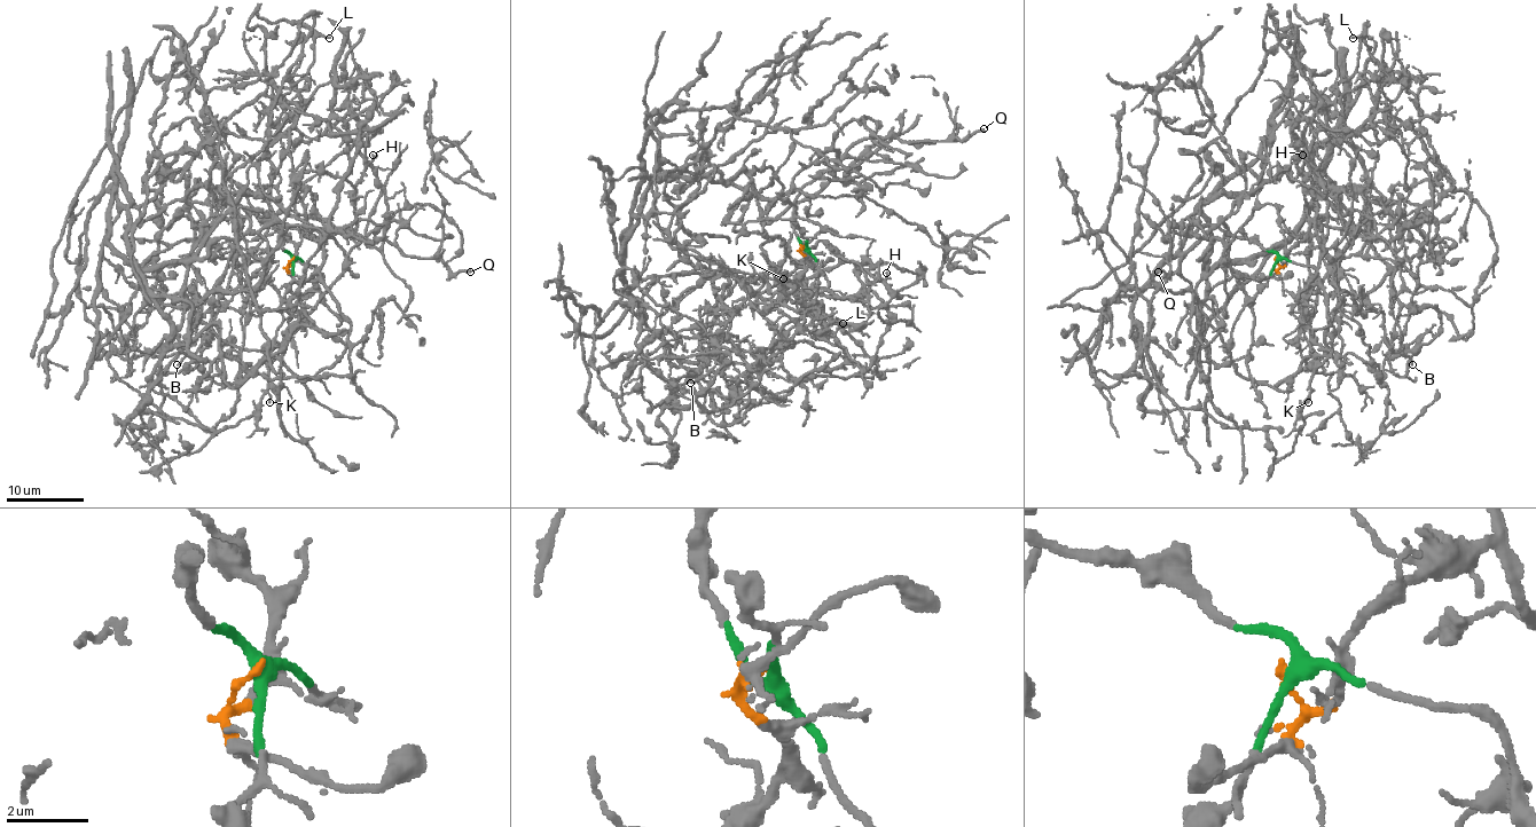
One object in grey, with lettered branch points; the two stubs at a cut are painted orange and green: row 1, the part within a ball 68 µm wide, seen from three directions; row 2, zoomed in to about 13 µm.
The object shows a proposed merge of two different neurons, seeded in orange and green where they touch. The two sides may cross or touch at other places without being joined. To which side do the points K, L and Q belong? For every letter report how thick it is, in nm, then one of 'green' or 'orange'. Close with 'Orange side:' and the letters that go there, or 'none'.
K: calibre 100 nm; orange
L: calibre 120 nm; orange
Q: calibre 240 nm; green
Orange side: K, L

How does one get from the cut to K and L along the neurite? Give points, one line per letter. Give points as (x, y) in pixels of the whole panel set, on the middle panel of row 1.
K: (806, 245), (802, 277), (778, 305), (802, 308), (814, 301), (794, 302), (783, 277)
L: (806, 245), (802, 277), (783, 285), (802, 282), (828, 330), (843, 322)

